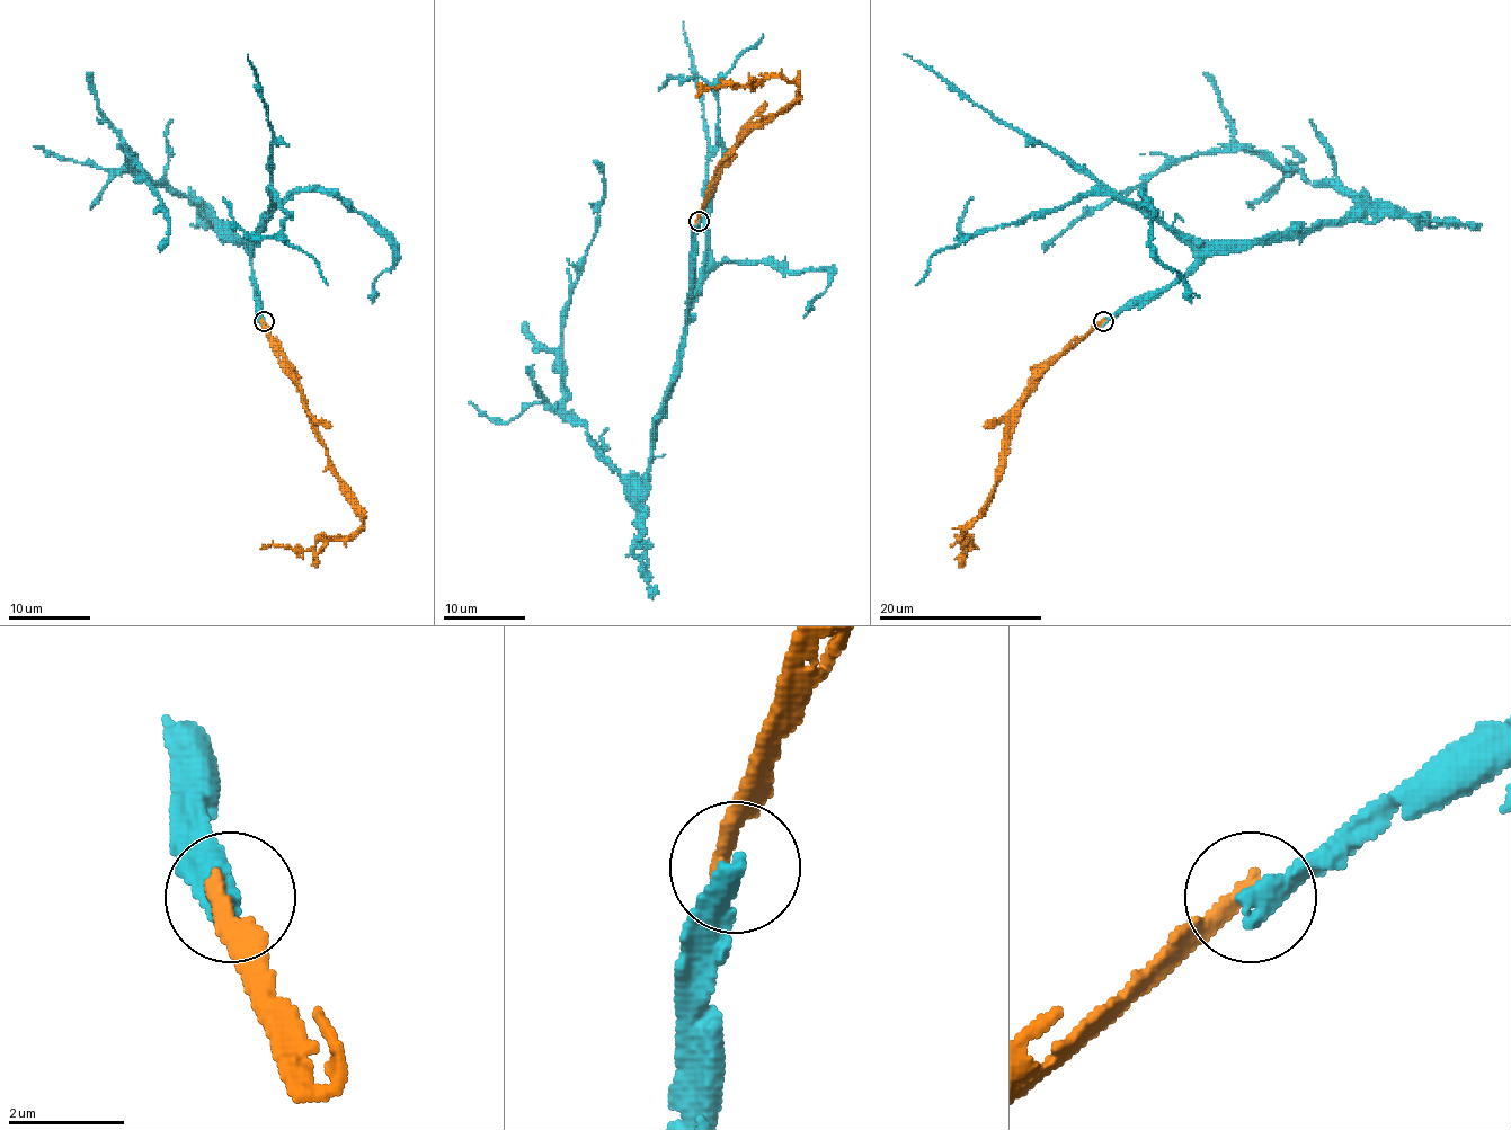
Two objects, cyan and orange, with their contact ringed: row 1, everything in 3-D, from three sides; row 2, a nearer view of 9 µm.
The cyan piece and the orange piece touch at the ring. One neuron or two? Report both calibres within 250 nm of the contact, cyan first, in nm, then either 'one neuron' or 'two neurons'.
calibres 360 and 320 nm; two neurons

